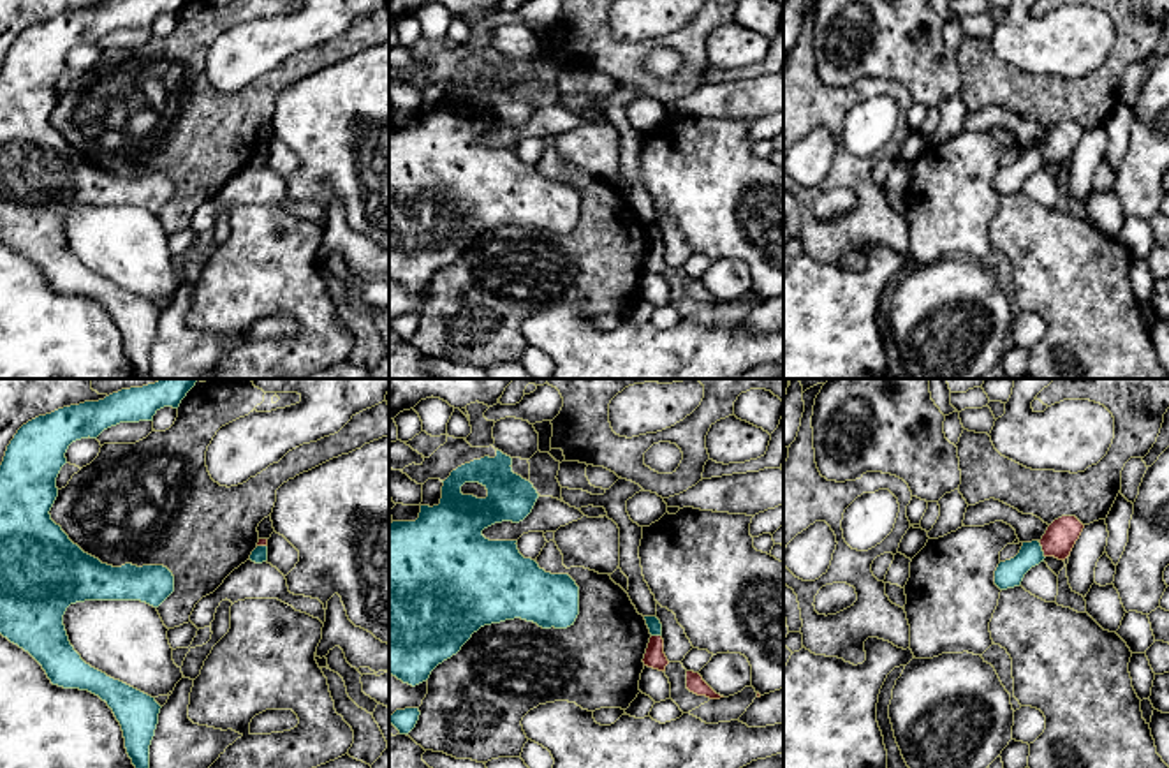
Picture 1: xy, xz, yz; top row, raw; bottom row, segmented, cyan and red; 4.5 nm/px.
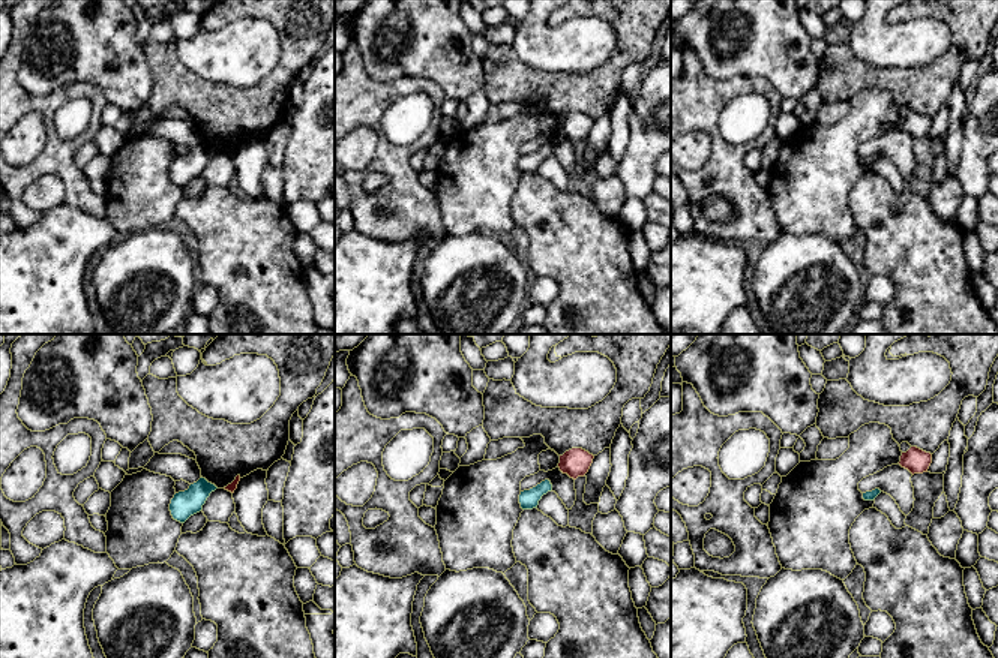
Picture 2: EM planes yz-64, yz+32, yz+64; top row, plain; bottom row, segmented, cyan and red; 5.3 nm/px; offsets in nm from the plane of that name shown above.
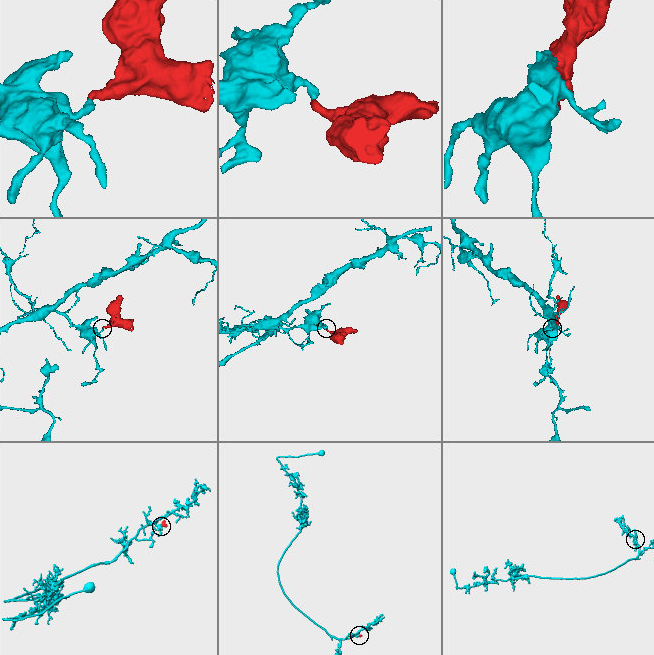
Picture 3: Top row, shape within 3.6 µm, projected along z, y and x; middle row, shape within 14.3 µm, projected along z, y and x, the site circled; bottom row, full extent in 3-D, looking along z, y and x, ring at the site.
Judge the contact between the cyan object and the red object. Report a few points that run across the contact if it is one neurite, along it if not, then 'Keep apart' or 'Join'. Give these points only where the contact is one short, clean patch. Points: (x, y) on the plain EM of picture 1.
Line: yz (1037, 147), (1044, 162). Keep apart

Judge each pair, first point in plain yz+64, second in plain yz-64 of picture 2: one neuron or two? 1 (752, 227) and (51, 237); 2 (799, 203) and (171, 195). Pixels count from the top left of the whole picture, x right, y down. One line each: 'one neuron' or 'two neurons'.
1: two neurons
2: one neuron

